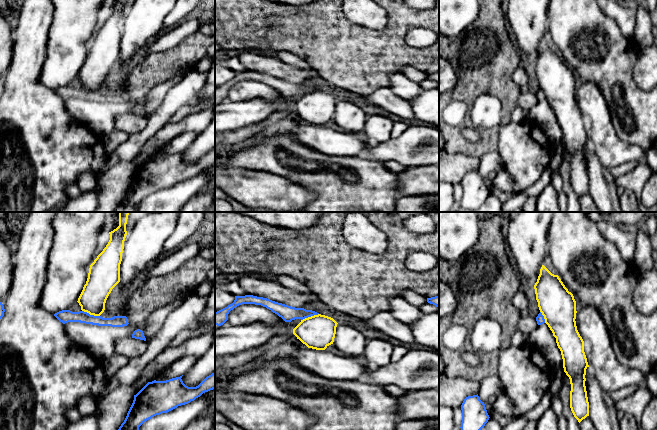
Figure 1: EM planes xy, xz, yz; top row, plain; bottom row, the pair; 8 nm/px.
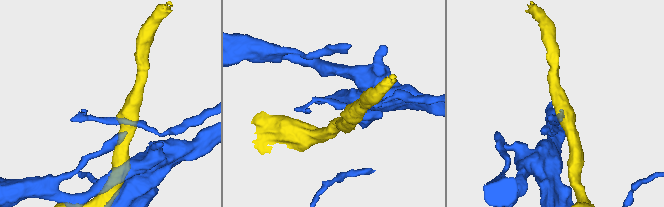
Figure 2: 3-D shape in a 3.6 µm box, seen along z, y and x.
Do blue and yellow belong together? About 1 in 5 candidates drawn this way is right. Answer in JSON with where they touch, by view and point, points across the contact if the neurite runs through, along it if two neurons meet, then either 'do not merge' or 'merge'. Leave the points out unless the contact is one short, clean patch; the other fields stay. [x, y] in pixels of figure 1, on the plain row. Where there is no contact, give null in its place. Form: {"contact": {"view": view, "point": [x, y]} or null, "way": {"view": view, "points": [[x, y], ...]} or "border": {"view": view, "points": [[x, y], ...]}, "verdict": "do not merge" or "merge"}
{"contact": {"view": "xy", "point": [91, 91]}, "border": {"view": "xy", "points": [[82, 86], [99, 92]]}, "verdict": "do not merge"}

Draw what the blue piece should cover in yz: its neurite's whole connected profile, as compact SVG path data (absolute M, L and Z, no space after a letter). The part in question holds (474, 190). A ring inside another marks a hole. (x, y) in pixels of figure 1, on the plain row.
M477 171L468 172L462 181L461 207L467 210L479 208L489 196L484 178Z

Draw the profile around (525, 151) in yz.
M530 120L510 121L500 128L497 151L513 179L511 191L521 194L534 185L548 167L552 144L542 129Z

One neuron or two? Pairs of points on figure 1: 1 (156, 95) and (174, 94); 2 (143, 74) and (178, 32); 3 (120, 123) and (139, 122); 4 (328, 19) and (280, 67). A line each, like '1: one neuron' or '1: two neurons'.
1: two neurons
2: two neurons
3: one neuron
4: two neurons

